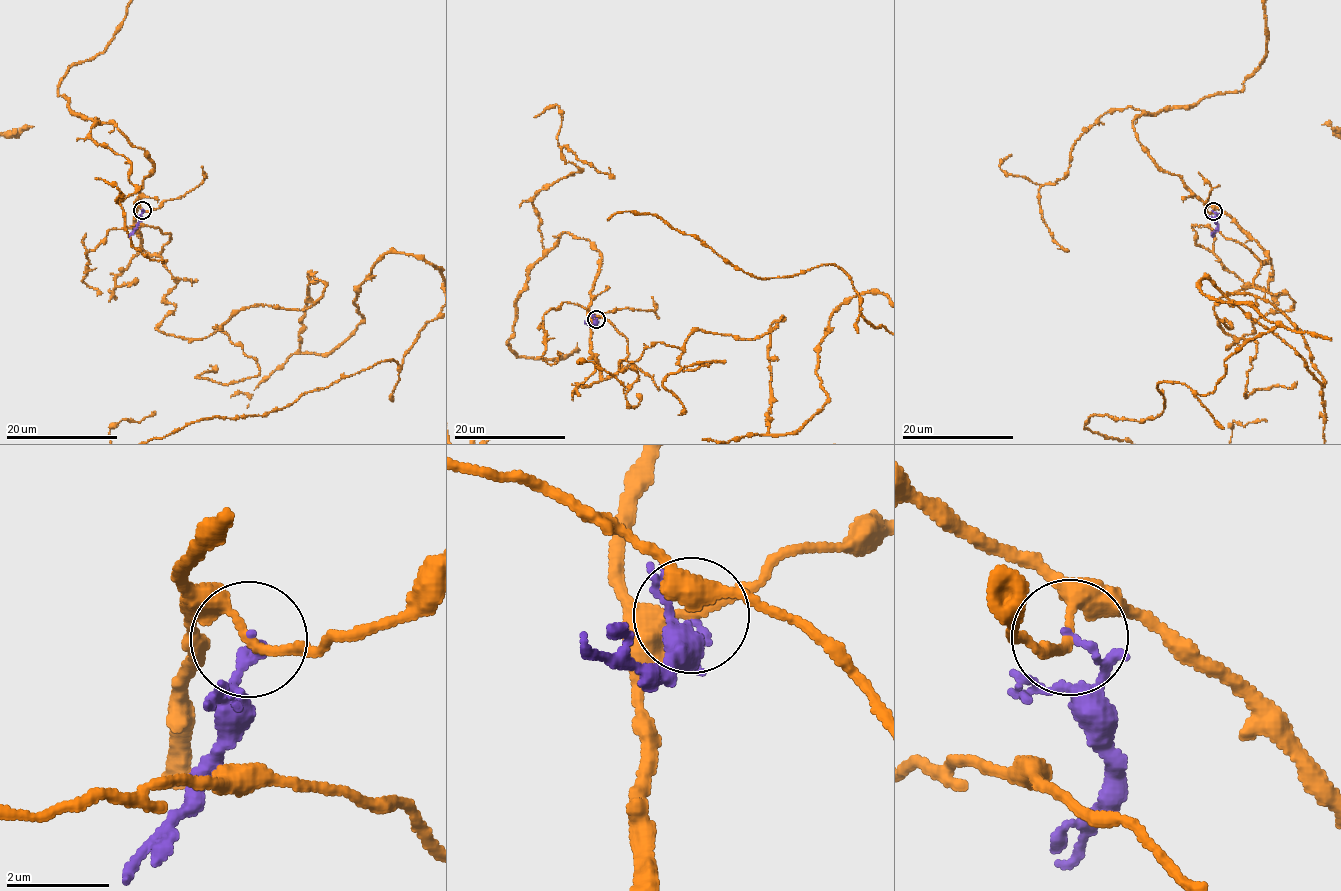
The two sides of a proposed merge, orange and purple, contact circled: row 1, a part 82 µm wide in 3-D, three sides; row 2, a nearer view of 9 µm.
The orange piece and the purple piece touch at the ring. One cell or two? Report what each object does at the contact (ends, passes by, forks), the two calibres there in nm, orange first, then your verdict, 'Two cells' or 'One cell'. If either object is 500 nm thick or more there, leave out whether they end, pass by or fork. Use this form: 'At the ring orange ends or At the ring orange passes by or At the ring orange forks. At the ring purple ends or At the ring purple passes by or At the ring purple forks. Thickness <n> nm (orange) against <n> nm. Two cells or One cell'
At the ring orange passes by. At the ring purple passes by. Thickness 170 nm (orange) against 80 nm. Two cells

